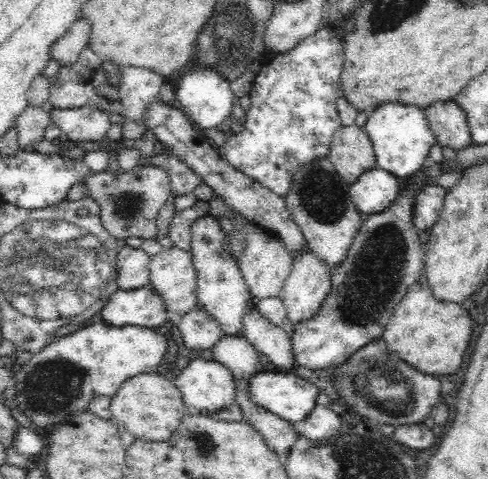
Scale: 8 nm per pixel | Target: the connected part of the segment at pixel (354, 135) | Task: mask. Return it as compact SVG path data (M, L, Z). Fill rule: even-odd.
M355 125L341 126L333 134L327 156L337 175L352 185L359 176L376 167L369 136Z

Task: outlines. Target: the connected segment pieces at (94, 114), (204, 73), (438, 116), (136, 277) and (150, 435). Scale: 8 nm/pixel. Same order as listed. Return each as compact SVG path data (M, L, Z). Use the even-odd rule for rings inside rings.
M84 105L74 110L53 109L51 123L60 126L67 138L80 144L102 140L110 130L110 115L100 109Z
M206 65L194 67L193 71L190 69L189 73L181 78L174 99L176 106L197 125L198 129L202 129L202 132L216 129L232 116L233 94L228 85L229 81L226 81L216 69L210 69Z
M455 101L431 104L425 109L425 115L437 144L456 151L472 145L466 113Z
M129 245L119 249L115 263L115 275L120 290L130 290L146 287L150 284L148 262L150 260L143 249Z
M156 372L130 377L111 399L110 412L135 438L144 441L166 441L180 426L185 405L177 386Z

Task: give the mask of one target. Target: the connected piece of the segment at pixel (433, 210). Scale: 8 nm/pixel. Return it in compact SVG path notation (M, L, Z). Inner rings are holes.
M427 184L418 192L414 204L414 226L416 230L428 232L438 220L443 210L447 188Z

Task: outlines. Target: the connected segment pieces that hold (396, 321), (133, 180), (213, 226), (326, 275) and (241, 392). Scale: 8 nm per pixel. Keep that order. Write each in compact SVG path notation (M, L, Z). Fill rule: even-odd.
M414 283L397 304L381 338L389 348L386 352L394 352L402 362L438 377L438 374L454 374L459 370L471 338L470 328L472 322L466 310L453 301L437 300L428 286Z
M135 165L129 170L120 168L116 174L111 171L98 171L82 180L86 190L82 198L91 198L96 201L102 226L106 232L116 239L147 238L156 239L158 228L156 218L160 208L164 208L166 199L171 194L169 175L166 169L154 165Z
M209 214L197 218L190 225L191 232L191 256L194 268L197 269L197 299L195 307L208 315L208 319L218 325L223 337L244 337L244 314L248 314L254 308L254 298L248 290L239 265L236 265L227 252L228 235L220 232L217 219ZM223 248L225 255L218 257L215 250Z
M305 248L293 255L293 264L290 276L280 292L280 299L283 302L288 321L293 325L298 325L302 320L315 316L319 308L322 308L323 301L329 295L331 289L331 275L328 265L320 257L309 252Z
M244 380L237 382L236 385L238 386L235 395L236 404L241 407L247 423L261 433L265 443L277 453L278 457L285 460L294 443L301 439L299 427L262 409L262 406L254 405L250 401L248 386L245 385Z

